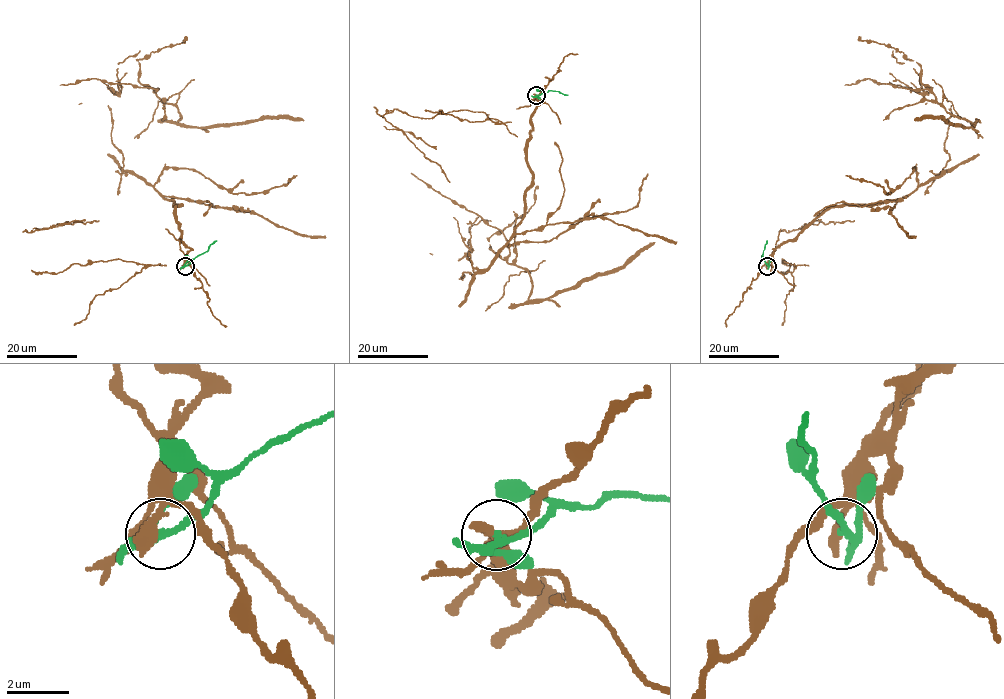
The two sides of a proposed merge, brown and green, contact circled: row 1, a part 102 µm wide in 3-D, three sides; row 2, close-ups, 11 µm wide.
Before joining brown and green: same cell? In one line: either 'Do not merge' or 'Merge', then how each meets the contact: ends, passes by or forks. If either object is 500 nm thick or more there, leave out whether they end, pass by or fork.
Do not merge. At the ring brown ends. At the ring green forks

